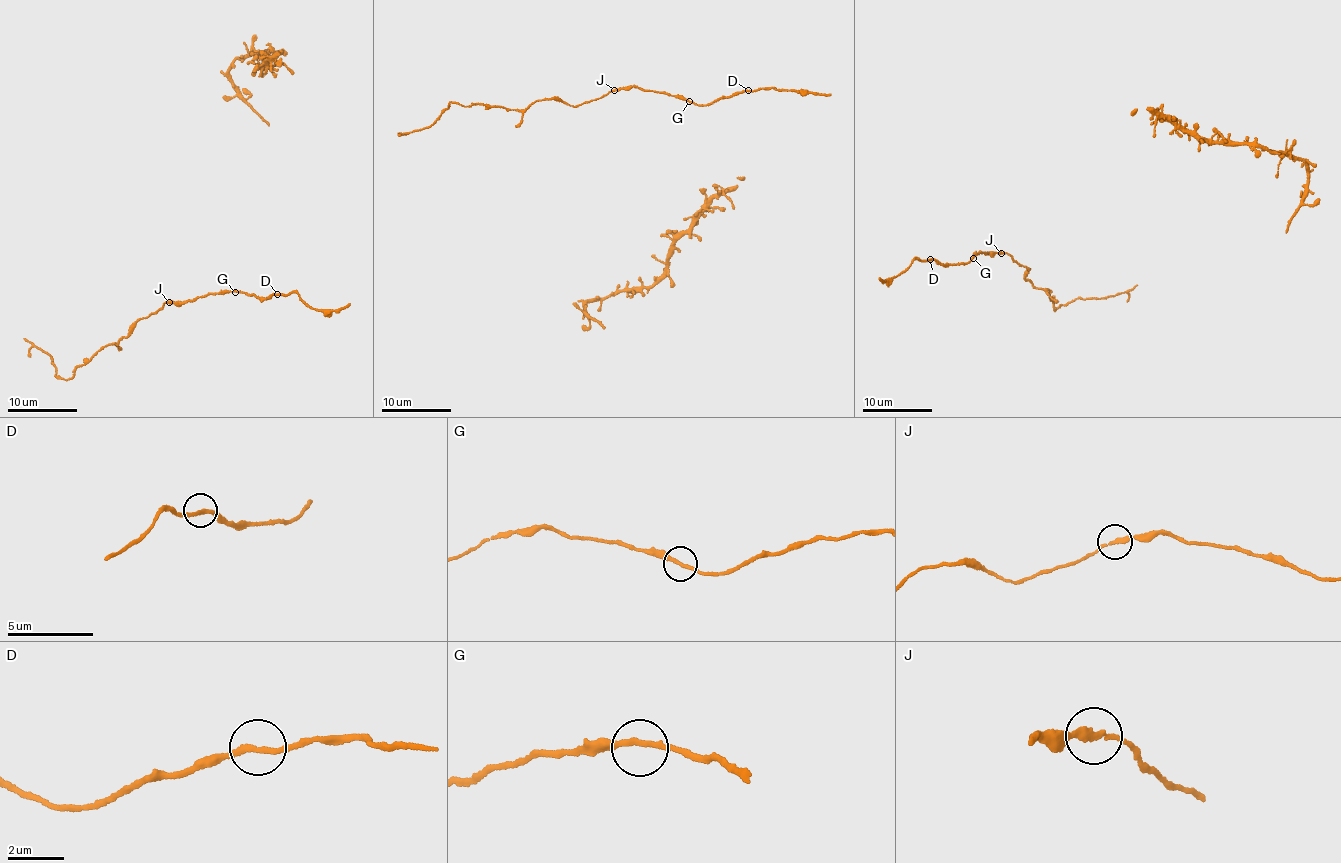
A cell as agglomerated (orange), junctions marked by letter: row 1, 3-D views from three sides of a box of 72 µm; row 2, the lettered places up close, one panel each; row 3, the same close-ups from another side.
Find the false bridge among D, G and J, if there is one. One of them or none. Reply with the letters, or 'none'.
J

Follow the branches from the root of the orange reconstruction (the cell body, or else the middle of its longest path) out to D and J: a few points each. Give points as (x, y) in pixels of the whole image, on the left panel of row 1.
D: (235, 290), (258, 298), (277, 294)
J: (235, 290), (168, 303)

